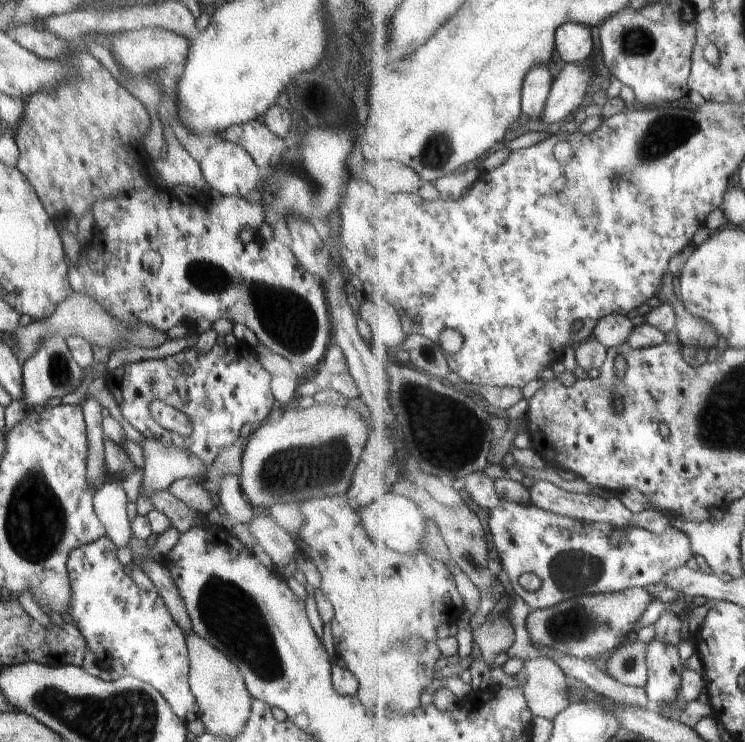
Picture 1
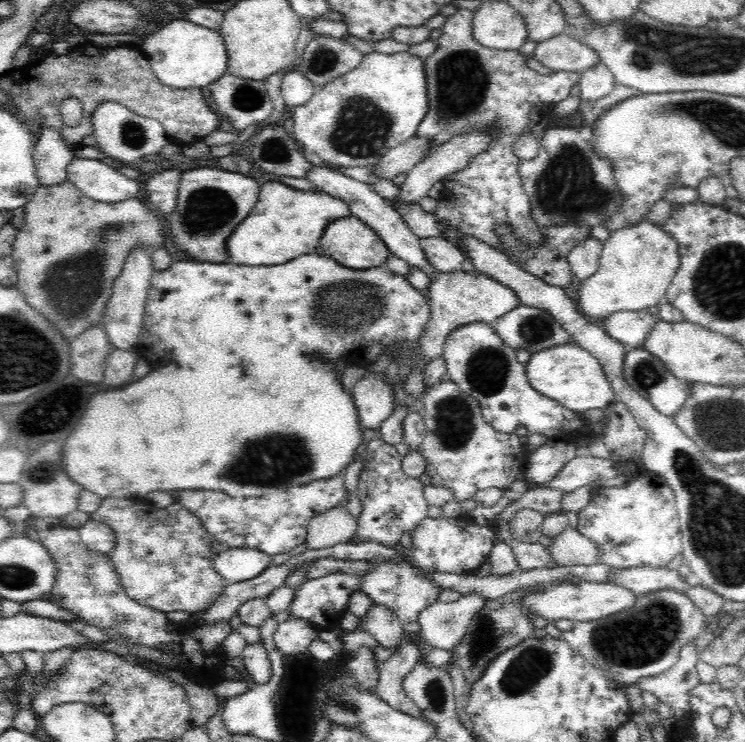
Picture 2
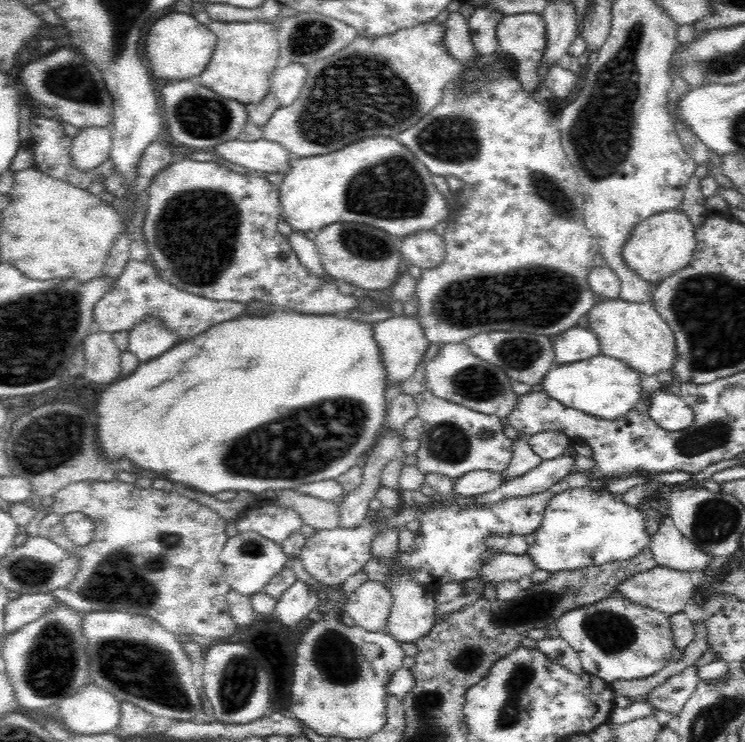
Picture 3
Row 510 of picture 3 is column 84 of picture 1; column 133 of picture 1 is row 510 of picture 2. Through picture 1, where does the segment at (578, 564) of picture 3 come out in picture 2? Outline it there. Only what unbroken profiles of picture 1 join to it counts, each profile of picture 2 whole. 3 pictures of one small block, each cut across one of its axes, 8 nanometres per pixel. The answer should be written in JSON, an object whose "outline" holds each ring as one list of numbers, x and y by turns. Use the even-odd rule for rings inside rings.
{"outline":[[646,470,600,487,577,516,576,529,595,541,602,564,620,569,664,568,681,560,683,544,675,494,658,474]]}

